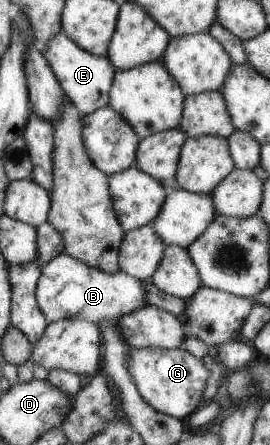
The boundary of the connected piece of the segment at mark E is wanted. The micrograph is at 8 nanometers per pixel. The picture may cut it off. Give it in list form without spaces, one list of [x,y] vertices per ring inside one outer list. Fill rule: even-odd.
[[[63,30],[55,33],[43,47],[39,48],[64,92],[65,98],[78,110],[81,118],[108,104],[108,92],[115,69],[106,56],[95,56],[79,48],[72,40],[69,40]]]

